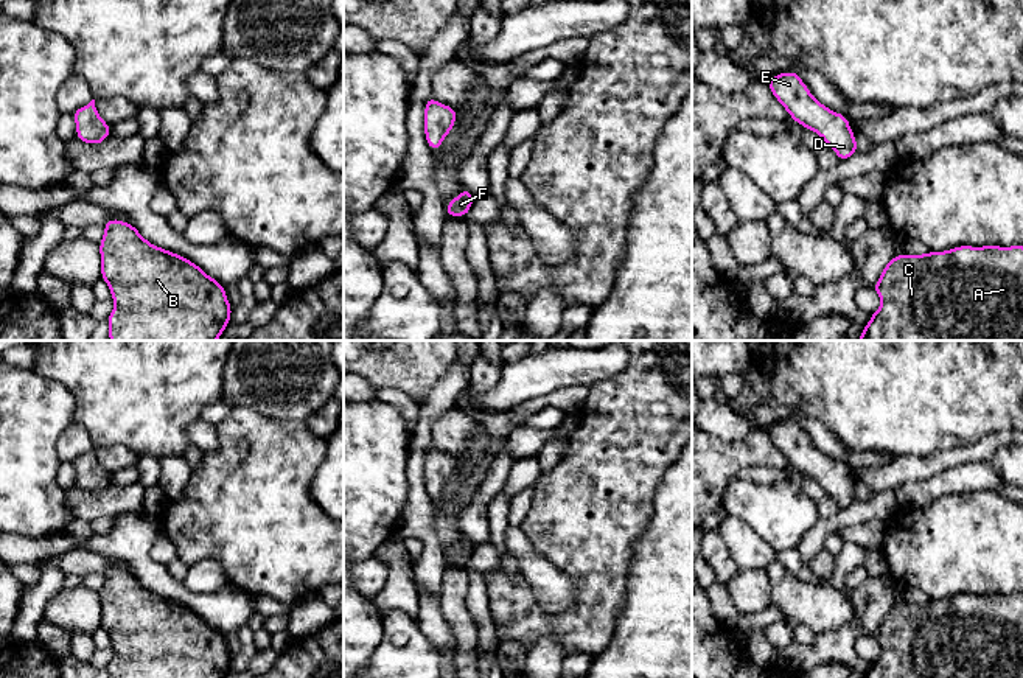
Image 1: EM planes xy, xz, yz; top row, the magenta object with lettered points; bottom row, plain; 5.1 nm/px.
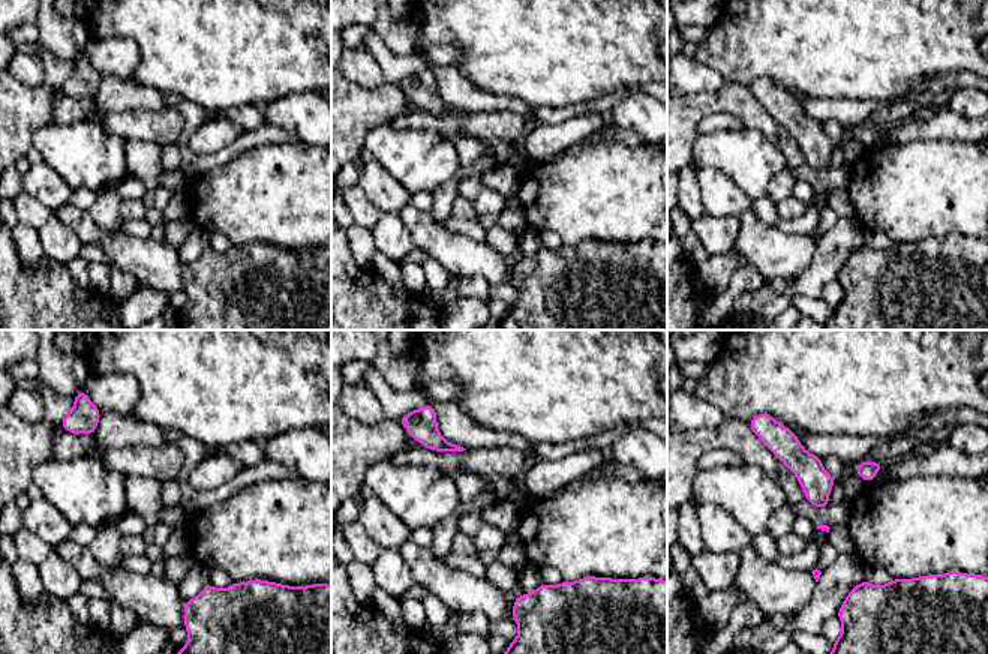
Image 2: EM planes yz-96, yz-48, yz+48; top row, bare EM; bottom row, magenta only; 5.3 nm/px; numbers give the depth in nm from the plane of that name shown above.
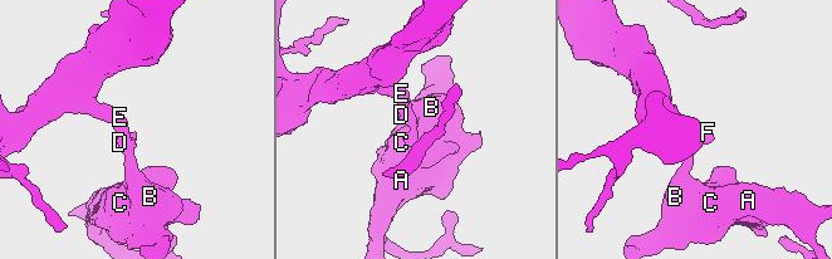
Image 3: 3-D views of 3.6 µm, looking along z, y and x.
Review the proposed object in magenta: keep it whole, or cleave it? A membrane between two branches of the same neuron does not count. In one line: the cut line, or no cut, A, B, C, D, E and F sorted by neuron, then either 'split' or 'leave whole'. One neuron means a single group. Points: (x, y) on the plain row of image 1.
no cut | A B C D E F | leave whole

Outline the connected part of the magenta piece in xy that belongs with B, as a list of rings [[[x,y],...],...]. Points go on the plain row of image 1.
[[[121,568],[104,572],[101,588],[101,627],[115,652],[107,666],[109,678],[225,678],[232,655],[224,633],[188,606],[151,592]]]

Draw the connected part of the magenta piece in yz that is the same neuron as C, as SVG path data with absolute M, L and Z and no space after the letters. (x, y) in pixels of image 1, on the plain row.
M958 594L892 605L874 633L882 648L863 678L1023 678L1023 594Z

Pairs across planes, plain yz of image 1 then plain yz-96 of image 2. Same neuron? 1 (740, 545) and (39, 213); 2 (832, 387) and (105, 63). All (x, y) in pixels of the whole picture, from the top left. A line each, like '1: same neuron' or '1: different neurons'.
1: different neurons
2: different neurons

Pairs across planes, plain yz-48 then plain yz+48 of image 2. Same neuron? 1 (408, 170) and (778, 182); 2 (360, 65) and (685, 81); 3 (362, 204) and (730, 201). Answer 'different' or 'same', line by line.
1: different
2: same
3: different

